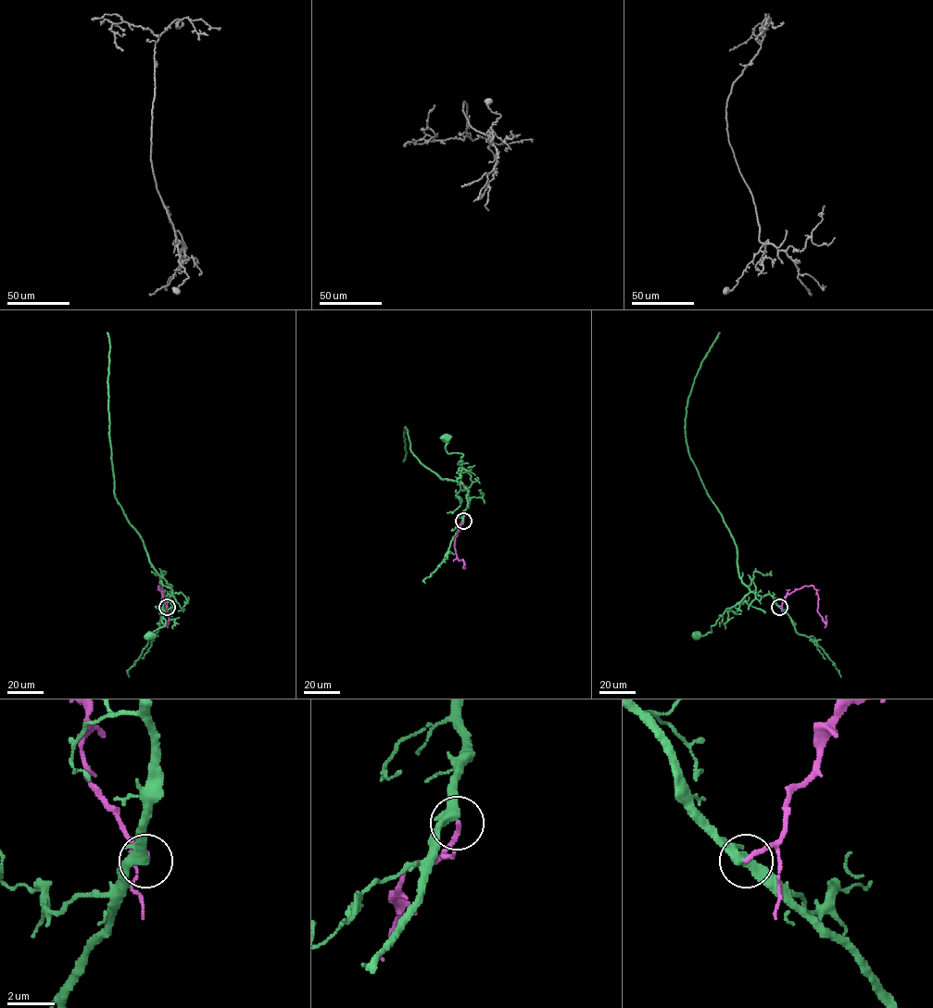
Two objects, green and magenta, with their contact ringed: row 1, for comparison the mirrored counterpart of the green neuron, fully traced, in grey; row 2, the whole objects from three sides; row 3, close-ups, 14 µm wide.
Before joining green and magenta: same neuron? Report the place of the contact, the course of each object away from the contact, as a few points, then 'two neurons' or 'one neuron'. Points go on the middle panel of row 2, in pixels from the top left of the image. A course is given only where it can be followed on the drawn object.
at (463, 521); green runs (463, 521), (471, 476), (460, 462), (463, 454), (448, 453), (446, 436); magenta runs (463, 522), (459, 526), (454, 547), (457, 558), (463, 560), (463, 569); one neuron

